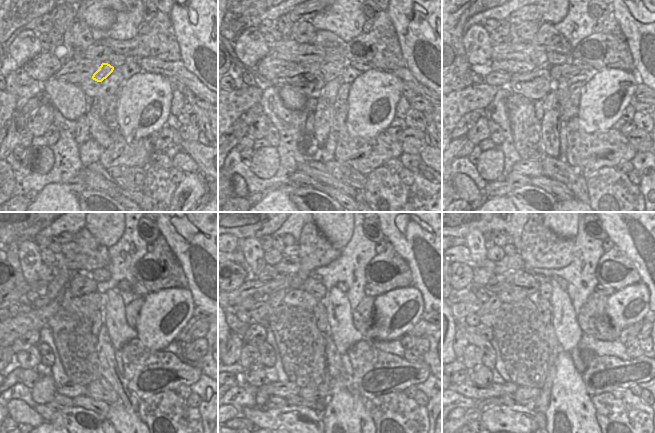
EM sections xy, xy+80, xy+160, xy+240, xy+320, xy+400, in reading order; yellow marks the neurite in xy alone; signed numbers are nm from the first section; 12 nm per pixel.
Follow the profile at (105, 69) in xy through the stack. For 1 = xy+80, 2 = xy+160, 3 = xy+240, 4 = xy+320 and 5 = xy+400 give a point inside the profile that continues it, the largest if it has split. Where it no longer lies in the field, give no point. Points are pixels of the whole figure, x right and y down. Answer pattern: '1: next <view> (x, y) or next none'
1: next xy+80 (330, 72)
2: next xy+160 (566, 70)
3: next xy+240 (139, 289)
4: next xy+320 (370, 290)
5: next xy+400 (601, 289)

